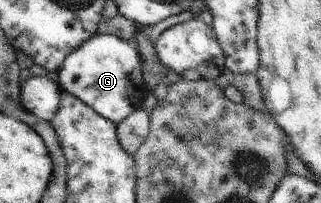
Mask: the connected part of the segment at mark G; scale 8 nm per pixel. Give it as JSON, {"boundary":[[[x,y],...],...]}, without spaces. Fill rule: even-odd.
{"boundary":[[[96,33],[66,56],[54,77],[63,91],[70,92],[91,110],[118,125],[141,108],[148,94],[142,70],[142,58],[133,42],[115,35]]]}

